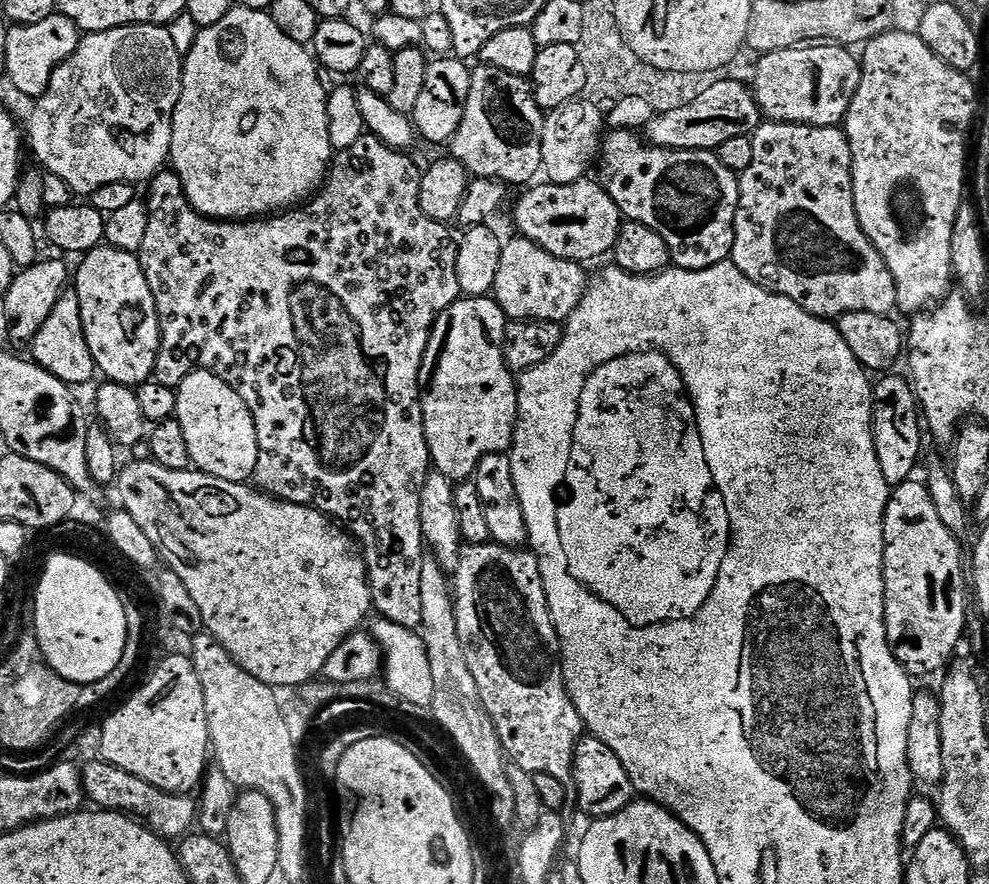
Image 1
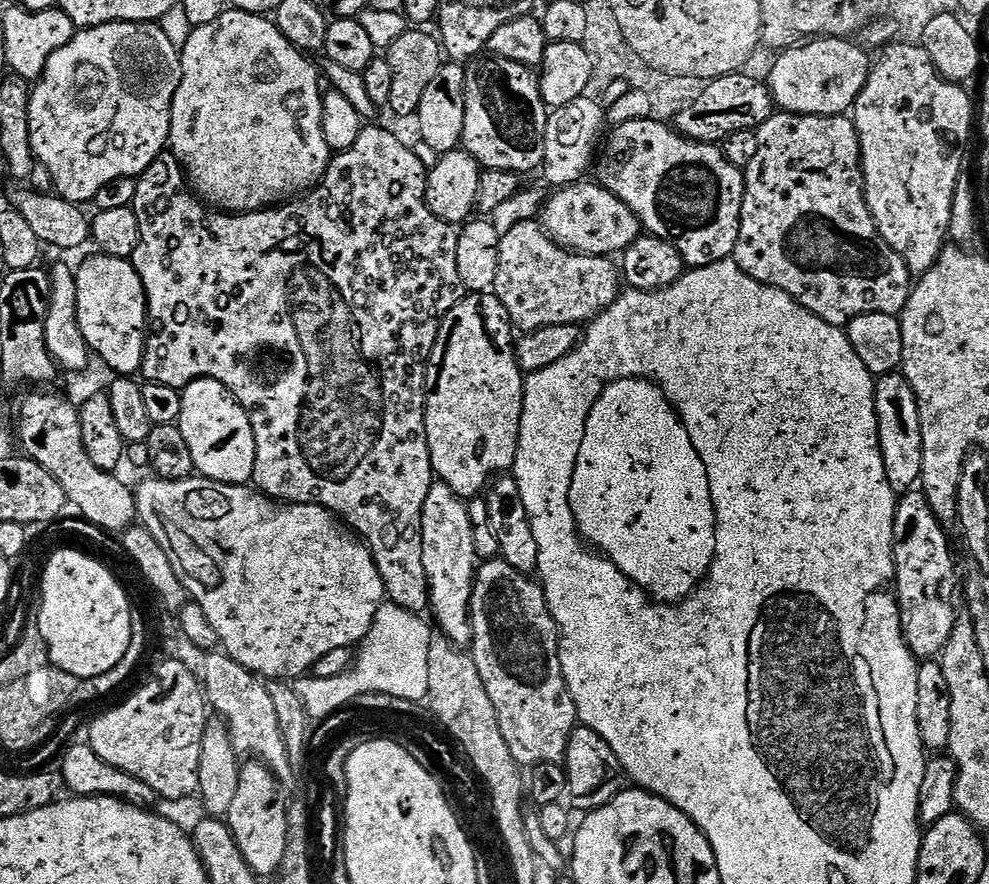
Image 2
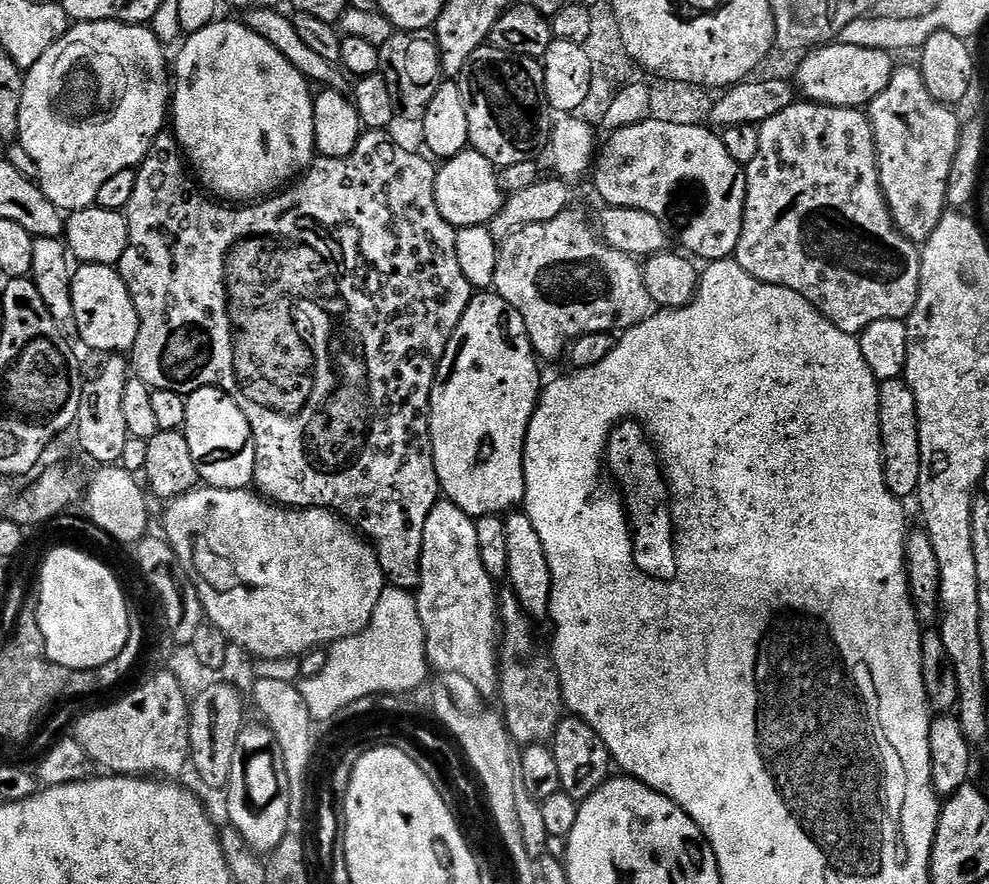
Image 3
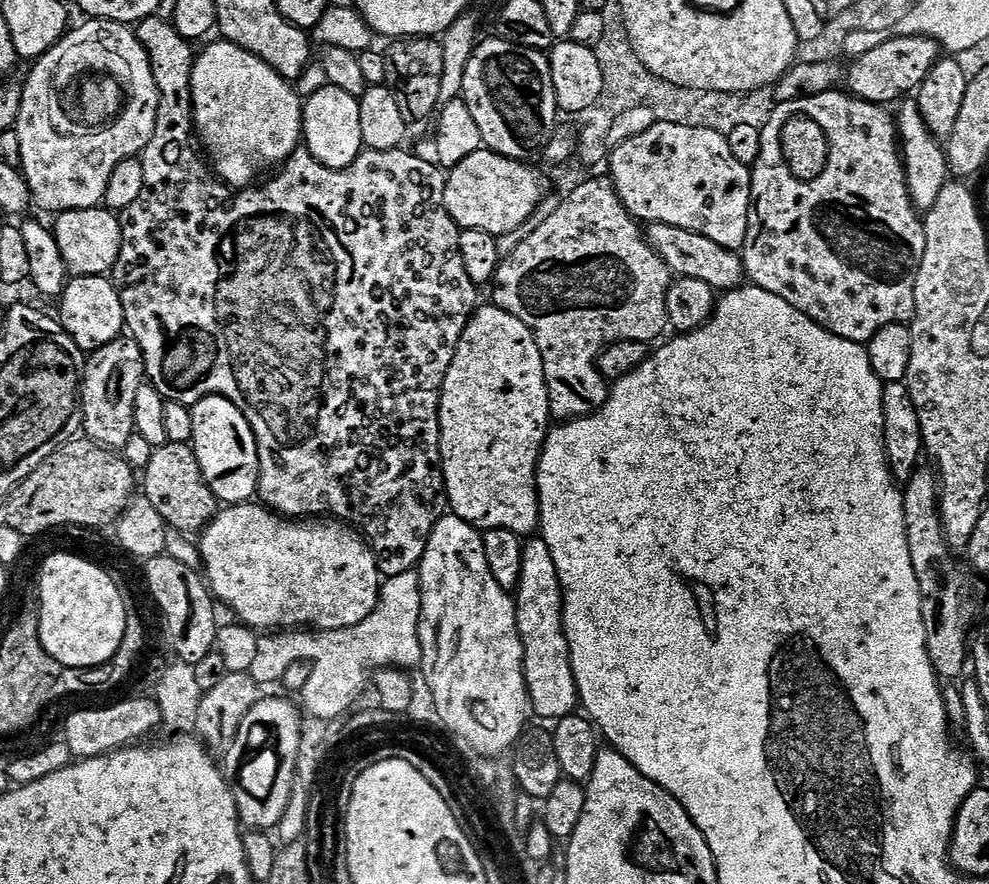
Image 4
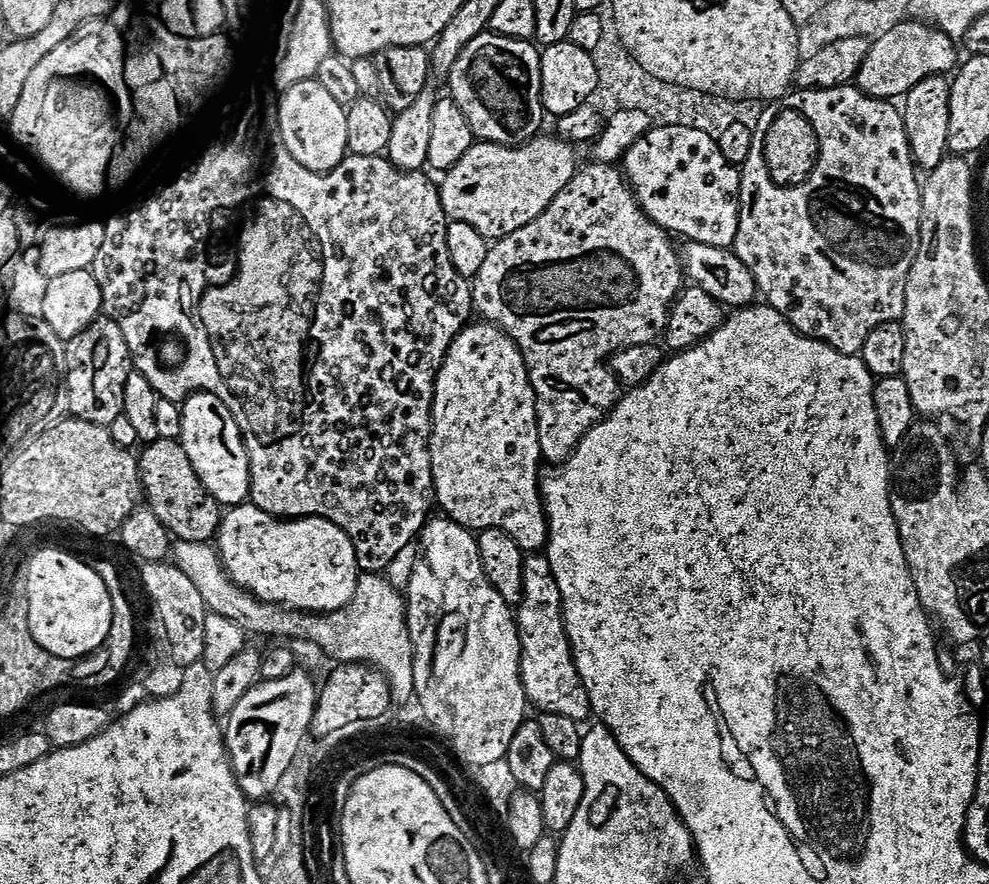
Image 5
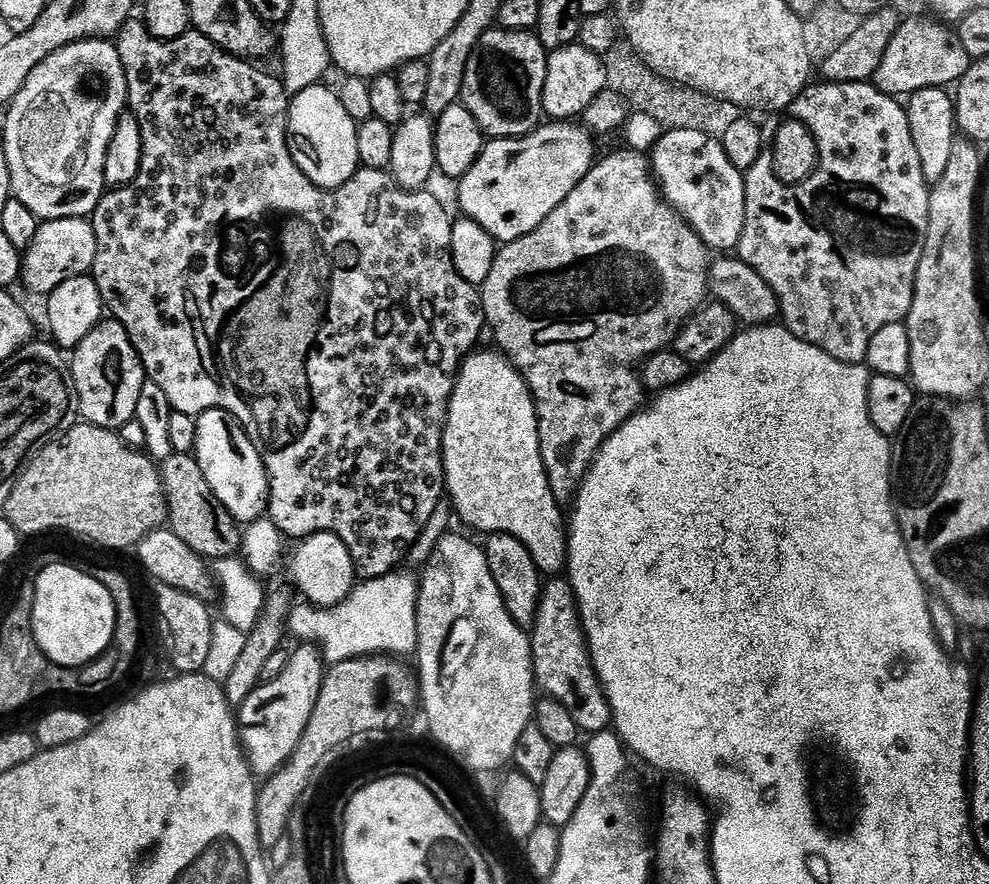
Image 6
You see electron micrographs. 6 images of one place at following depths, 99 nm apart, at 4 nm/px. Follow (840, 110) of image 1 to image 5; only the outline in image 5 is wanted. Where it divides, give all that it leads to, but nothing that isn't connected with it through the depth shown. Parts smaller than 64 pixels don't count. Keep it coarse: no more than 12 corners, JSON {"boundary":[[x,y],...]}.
{"boundary":[[912,18],[871,41],[855,87],[903,98],[955,73],[957,41]]}

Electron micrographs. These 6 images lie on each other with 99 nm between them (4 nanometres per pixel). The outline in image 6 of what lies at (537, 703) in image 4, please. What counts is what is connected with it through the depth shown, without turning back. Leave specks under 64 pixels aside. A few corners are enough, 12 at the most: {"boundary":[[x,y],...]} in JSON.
{"boundary":[[543,585],[530,629],[539,691],[581,733],[607,732],[572,585]]}

